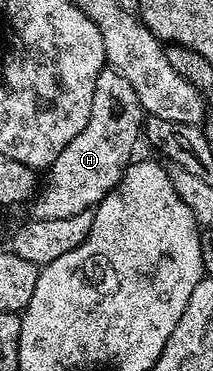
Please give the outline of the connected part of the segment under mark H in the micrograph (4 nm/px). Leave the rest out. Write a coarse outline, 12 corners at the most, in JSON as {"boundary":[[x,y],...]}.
{"boundary":[[95,77],[87,126],[47,168],[32,218],[93,211],[146,118],[127,77]]}

